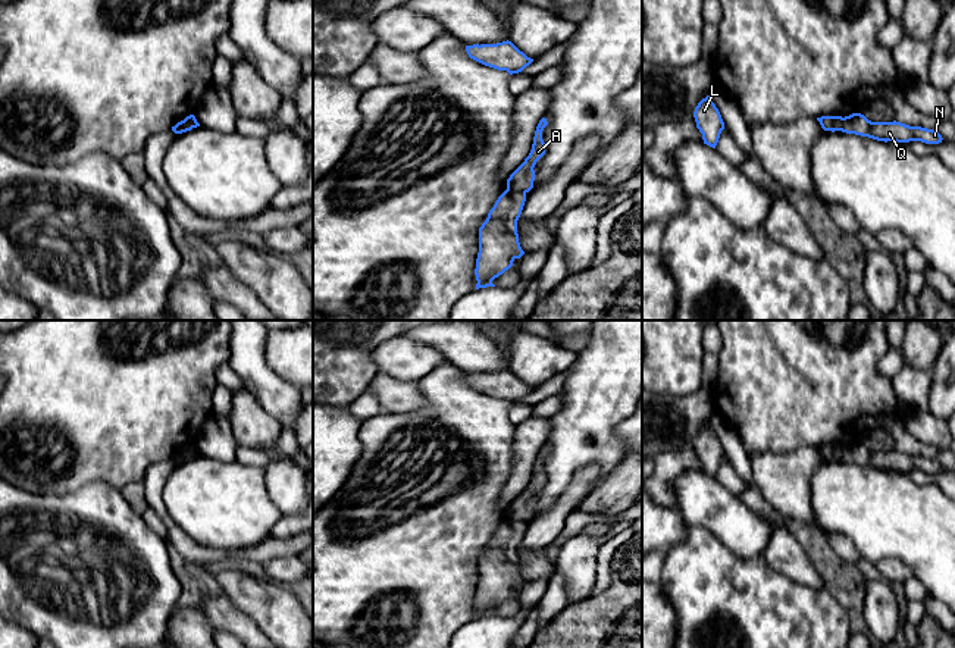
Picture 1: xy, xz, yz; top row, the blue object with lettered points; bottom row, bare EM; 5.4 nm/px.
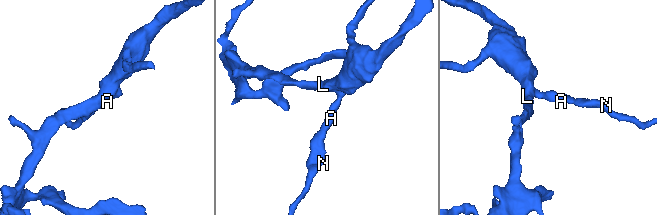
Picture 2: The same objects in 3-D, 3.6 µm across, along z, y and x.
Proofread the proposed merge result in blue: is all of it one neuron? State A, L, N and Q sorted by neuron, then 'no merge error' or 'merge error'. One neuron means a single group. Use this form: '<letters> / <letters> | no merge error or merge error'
A L / N Q | merge error

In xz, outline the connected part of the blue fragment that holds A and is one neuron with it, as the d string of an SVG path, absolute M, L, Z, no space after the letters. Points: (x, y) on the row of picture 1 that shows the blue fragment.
M542 118L536 126L533 144L529 156L525 162L510 175L507 179L507 188L519 192L529 192L533 188L535 165L545 154L545 143L542 140L542 131L548 125Z

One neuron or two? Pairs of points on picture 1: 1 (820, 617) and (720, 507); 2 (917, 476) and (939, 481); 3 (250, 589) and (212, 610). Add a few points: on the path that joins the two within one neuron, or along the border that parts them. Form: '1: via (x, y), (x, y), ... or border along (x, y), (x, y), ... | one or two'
1: border along (728, 547), (742, 559), (761, 557) | two
2: via (923, 478), (933, 478) | one
3: border along (222, 591), (254, 623) | two

